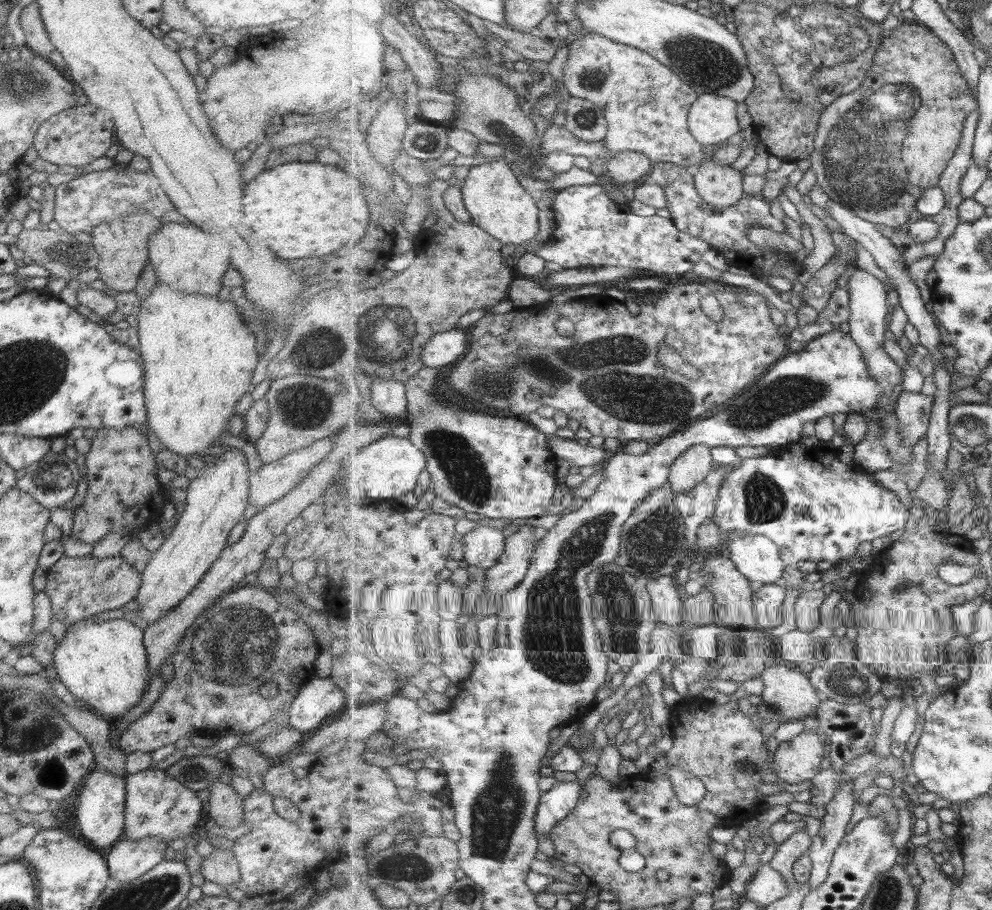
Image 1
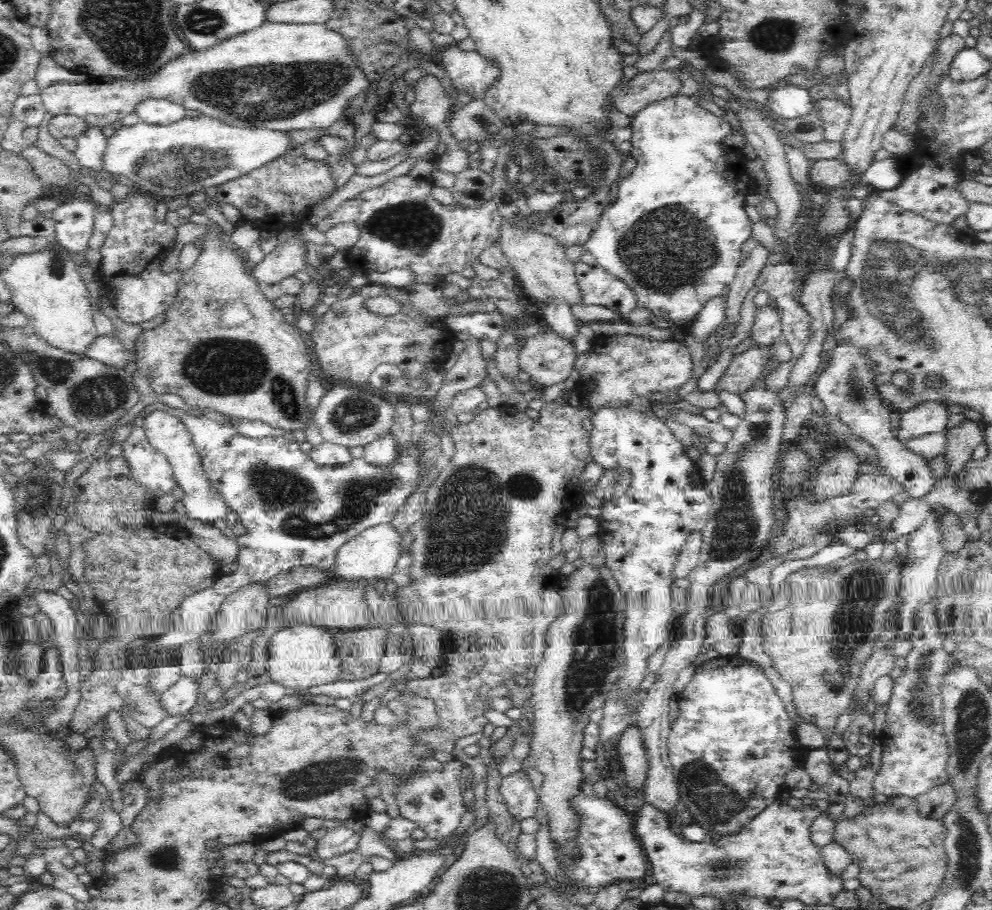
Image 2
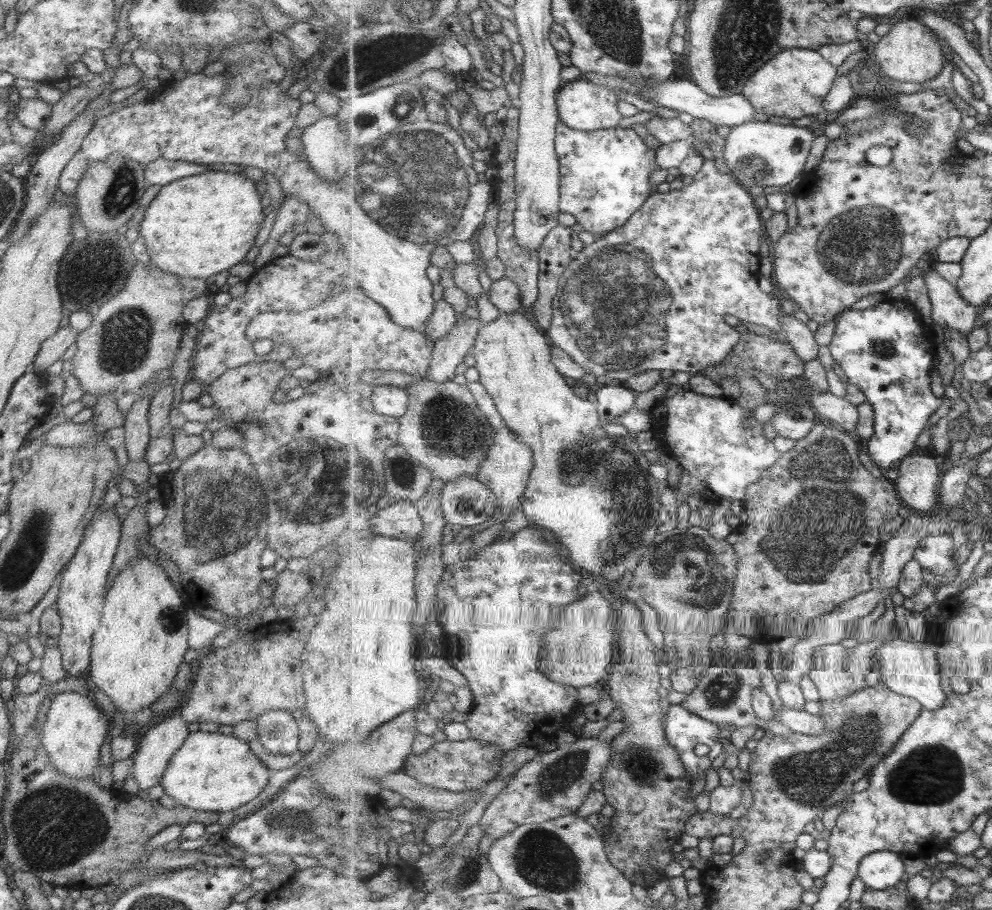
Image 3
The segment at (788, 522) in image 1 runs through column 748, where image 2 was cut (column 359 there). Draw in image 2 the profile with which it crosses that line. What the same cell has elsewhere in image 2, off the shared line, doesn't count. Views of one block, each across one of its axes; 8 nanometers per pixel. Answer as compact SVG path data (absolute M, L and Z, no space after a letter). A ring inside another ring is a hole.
M155 401L143 408L128 428L130 434L121 441L122 455L127 466L125 474L129 480L141 486L148 496L154 500L170 494L178 481L174 476L173 468L163 453L156 450L147 439L143 422L146 416L154 410L161 409L174 416L178 416L182 424L186 426L194 446L200 457L203 473L210 488L220 495L226 506L229 508L231 518L238 518L242 528L246 532L236 537L239 546L237 556L238 568L232 574L220 573L212 586L189 596L180 603L176 611L169 616L166 623L166 632L160 634L157 640L148 646L152 657L162 657L164 648L179 648L189 642L197 641L200 636L212 630L218 607L234 592L242 588L251 587L252 584L263 584L278 574L292 572L298 566L315 566L325 573L331 574L336 566L336 558L339 555L339 548L348 540L356 538L368 526L373 524L391 522L402 506L405 498L412 492L414 483L419 477L417 461L417 448L414 441L408 452L394 460L390 468L376 468L370 466L363 457L352 459L342 465L321 465L310 456L300 450L297 441L286 441L283 436L266 436L262 439L252 439L243 436L235 424L216 422L206 415L192 416L180 408L172 408Z

